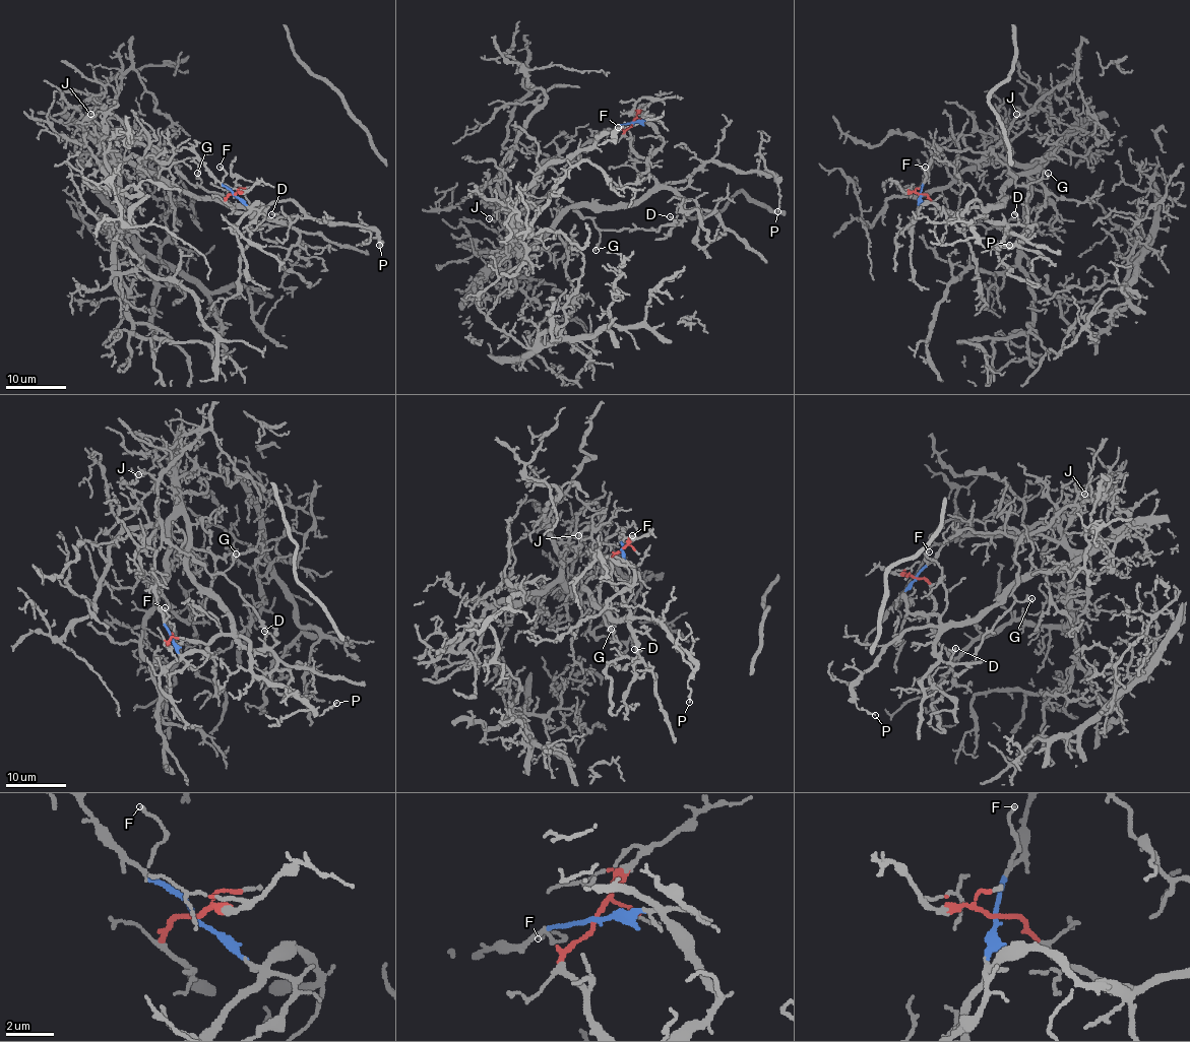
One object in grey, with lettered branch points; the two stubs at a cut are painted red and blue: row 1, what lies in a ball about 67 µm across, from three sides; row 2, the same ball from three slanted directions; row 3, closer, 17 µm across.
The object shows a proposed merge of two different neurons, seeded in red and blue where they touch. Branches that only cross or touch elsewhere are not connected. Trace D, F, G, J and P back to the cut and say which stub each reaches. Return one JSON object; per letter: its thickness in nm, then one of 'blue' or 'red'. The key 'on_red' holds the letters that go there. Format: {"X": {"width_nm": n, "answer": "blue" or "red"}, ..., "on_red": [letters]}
{"D": {"width_nm": 120, "answer": "red"}, "F": {"width_nm": 110, "answer": "blue"}, "G": {"width_nm": 130, "answer": "blue"}, "J": {"width_nm": 140, "answer": "blue"}, "P": {"width_nm": 80, "answer": "red"}, "on_red": ["D", "P"]}

